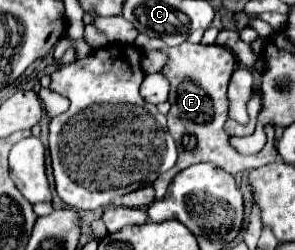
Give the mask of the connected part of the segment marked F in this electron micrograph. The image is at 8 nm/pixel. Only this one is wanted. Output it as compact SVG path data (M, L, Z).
M183 42L177 48L169 48L165 50L165 54L169 56L165 68L161 70L169 82L171 82L171 92L169 92L169 104L171 110L167 114L167 128L177 144L179 150L179 160L177 164L161 174L155 182L155 200L161 200L167 192L167 186L171 184L173 176L181 170L185 170L191 164L197 162L211 162L219 168L223 168L229 174L239 174L245 170L255 170L263 164L275 162L279 160L277 148L275 148L275 132L273 126L265 126L267 138L269 142L265 144L265 148L255 154L255 156L241 156L237 150L233 150L229 146L229 134L223 130L223 124L227 120L227 112L229 112L229 100L227 100L227 84L229 78L235 70L235 56L227 46L219 46L219 44L211 44L211 46L203 46L203 44L191 44L191 42Z

